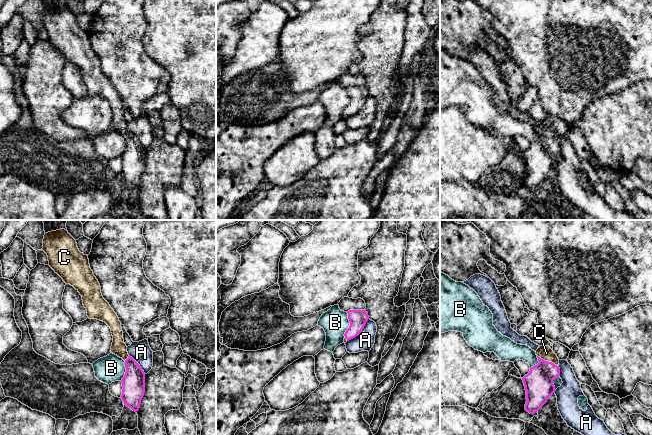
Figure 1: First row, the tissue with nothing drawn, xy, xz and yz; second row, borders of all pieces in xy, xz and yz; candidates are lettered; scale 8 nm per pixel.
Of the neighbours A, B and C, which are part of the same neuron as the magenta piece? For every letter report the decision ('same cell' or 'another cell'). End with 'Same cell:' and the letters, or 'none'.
A: another cell
B: another cell
C: same cell
Same cell: C

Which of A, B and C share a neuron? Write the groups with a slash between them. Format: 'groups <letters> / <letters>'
groups A / B / C

